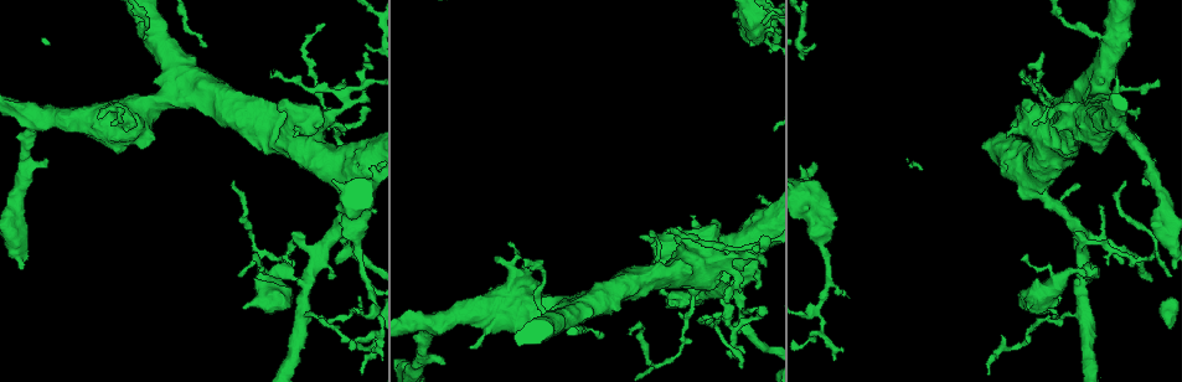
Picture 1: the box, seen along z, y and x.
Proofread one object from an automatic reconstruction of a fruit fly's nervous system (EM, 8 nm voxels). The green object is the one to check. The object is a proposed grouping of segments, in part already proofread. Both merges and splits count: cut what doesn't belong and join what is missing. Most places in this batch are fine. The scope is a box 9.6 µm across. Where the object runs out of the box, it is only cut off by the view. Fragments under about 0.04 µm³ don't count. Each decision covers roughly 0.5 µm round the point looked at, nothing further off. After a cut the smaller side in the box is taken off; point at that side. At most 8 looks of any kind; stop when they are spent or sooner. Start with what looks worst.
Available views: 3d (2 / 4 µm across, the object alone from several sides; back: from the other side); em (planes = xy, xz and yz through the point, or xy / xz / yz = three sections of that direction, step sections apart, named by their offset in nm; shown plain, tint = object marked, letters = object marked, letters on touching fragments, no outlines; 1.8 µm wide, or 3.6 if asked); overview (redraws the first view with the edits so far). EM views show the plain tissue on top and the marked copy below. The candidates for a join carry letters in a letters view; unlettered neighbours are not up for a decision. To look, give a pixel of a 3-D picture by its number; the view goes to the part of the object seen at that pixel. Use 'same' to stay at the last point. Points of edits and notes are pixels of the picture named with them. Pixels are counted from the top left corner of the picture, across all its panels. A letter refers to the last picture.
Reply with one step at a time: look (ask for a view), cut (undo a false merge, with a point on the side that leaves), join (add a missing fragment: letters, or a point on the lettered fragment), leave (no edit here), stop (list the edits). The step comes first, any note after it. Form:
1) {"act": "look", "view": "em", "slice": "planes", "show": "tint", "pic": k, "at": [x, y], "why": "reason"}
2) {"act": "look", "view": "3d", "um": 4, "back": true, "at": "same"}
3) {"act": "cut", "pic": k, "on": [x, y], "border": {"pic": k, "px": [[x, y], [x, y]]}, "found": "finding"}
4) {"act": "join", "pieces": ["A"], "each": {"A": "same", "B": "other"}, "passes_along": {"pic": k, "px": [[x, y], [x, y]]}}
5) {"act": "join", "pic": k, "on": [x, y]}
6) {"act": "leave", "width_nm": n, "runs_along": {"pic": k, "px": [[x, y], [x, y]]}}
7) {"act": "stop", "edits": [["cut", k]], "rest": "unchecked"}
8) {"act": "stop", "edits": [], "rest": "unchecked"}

{"act": "look", "view": "3d", "um": 2, "back": true, "pic": 1, "at": [149, 26]}

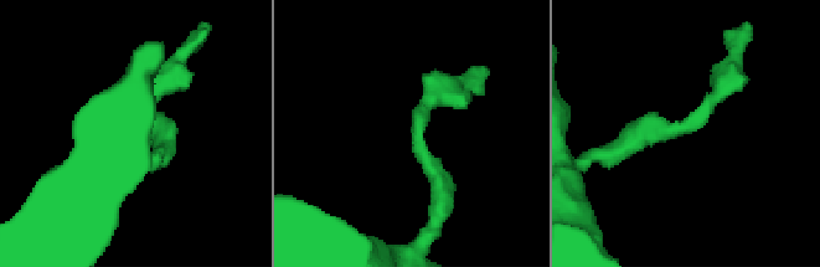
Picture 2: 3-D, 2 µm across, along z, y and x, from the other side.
{"act": "look", "view": "em", "slice": "xz", "step": 16, "show": "tint", "pic": 2, "at": [687, 123], "why": "shape alone is not enough"}

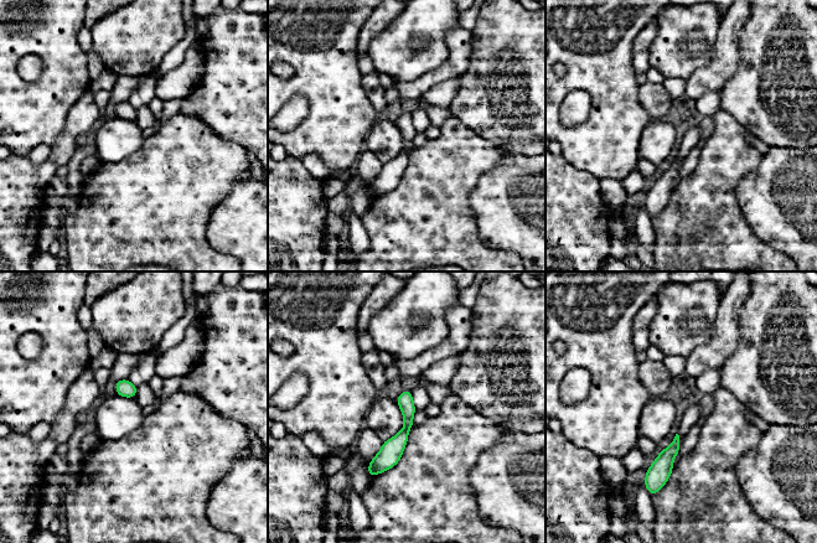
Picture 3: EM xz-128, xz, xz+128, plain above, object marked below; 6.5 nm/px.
{"act": "look", "view": "em", "slice": "planes", "show": "letters", "at": "same", "why": "another direction"}

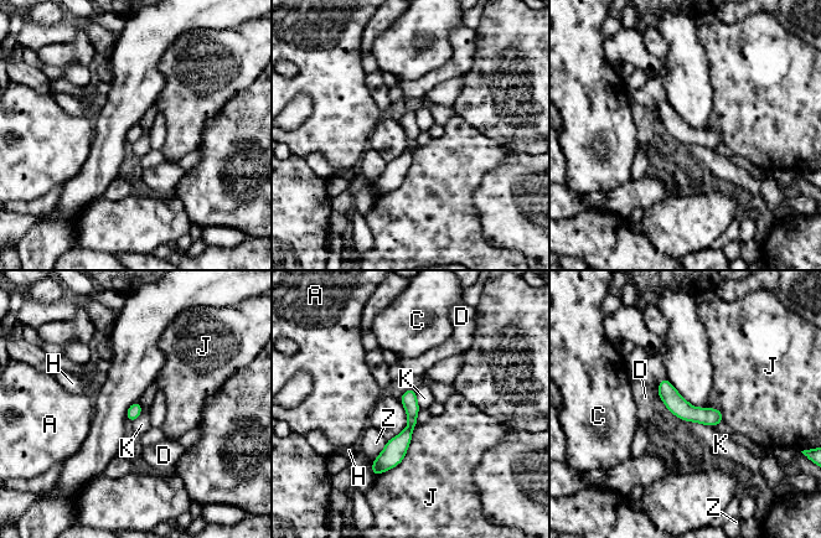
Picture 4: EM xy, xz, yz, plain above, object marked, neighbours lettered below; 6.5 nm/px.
{"act": "leave", "each": {"A": "other", "C": "other", "D": "other", "H": "other", "J": "other", "K": "other", "Z": "other"}, "border": {"pic": 4, "px": [[686, 420], [711, 427]]}, "found": "all the same neuron"}

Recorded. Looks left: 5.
{"act": "look", "view": "3d", "um": 4, "pic": 1, "at": [263, 273], "why": "narrows sharply"}

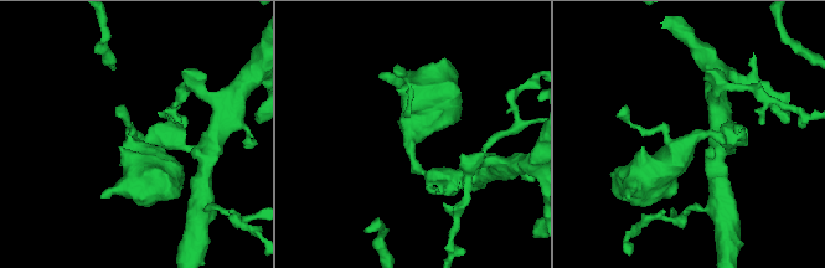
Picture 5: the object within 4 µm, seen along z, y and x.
{"act": "look", "view": "em", "slice": "planes", "show": "letters", "pic": 5, "at": [413, 156], "why": "need the tissue"}

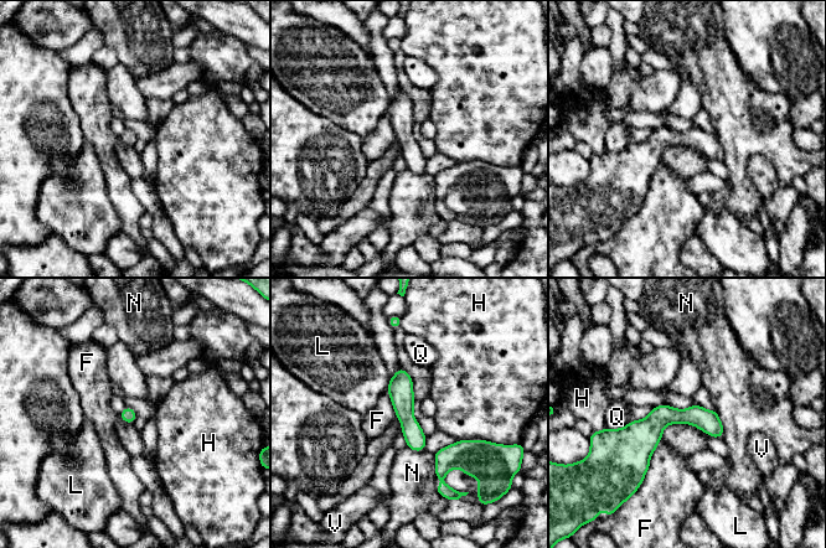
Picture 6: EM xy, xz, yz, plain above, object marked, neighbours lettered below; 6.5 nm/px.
{"act": "leave", "longest_contact_nm": ["F", 360], "each": {"F": "other", "H": "other", "L": "other", "N": "other", "Q": "other", "V": "other"}, "border": {"pic": 6, "px": [[660, 439], [638, 487]]}, "found": "continuous, no second neuron"}

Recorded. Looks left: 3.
{"act": "look", "view": "em", "um": 3.6, "slice": "planes", "show": "tint", "pic": 1, "at": [811, 205], "why": "sudden change in width"}

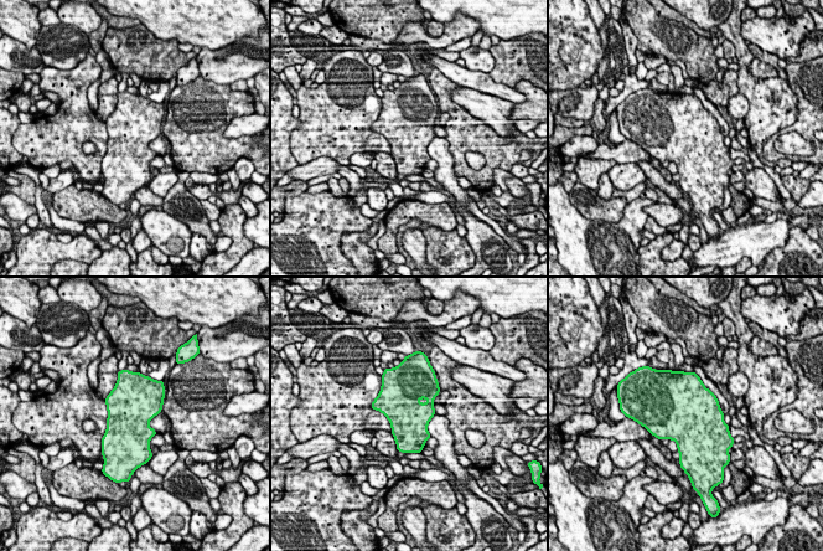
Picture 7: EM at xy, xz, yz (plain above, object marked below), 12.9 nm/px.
{"act": "look", "view": "em", "um": 3.6, "slice": "planes", "show": "letters", "at": "same"}

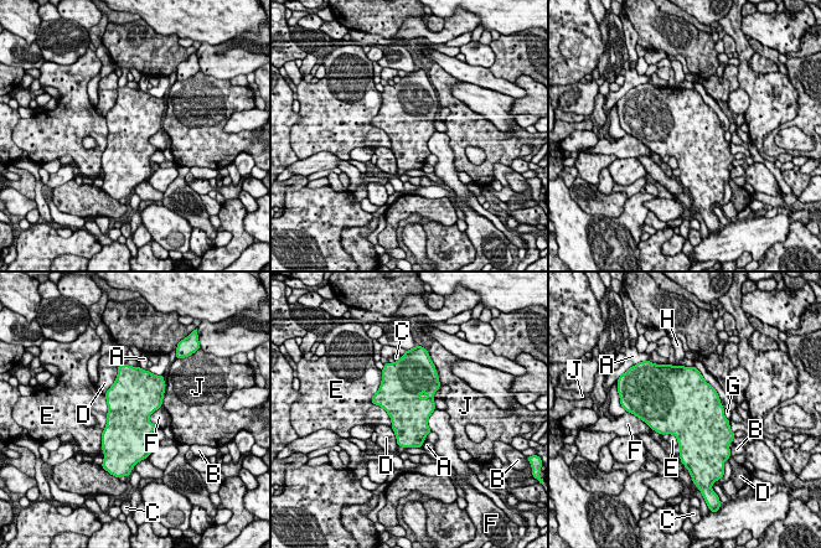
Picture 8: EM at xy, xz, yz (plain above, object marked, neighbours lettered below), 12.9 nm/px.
{"act": "leave", "longest_contact_nm": ["E", 650], "each": {"A": "other", "B": "other", "C": "other", "D": "other", "E": "other", "F": "other", "G": "other", "H": "other", "J": "other"}, "found": "continuous, no second neuron"}

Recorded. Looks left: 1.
{"act": "stop", "edits": [], "rest": "unchecked"}

